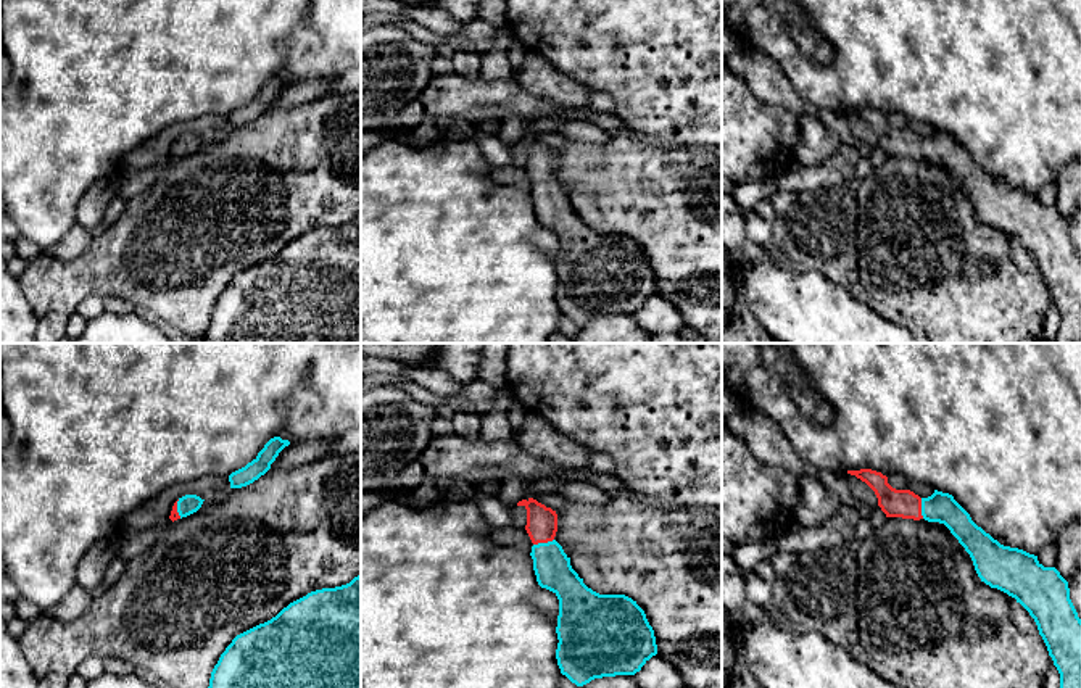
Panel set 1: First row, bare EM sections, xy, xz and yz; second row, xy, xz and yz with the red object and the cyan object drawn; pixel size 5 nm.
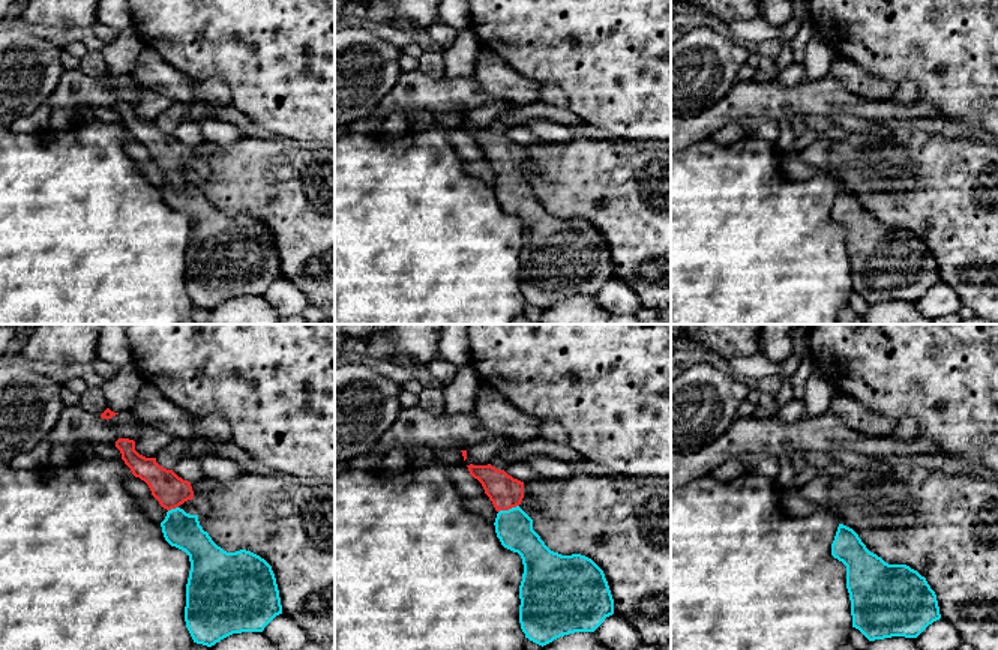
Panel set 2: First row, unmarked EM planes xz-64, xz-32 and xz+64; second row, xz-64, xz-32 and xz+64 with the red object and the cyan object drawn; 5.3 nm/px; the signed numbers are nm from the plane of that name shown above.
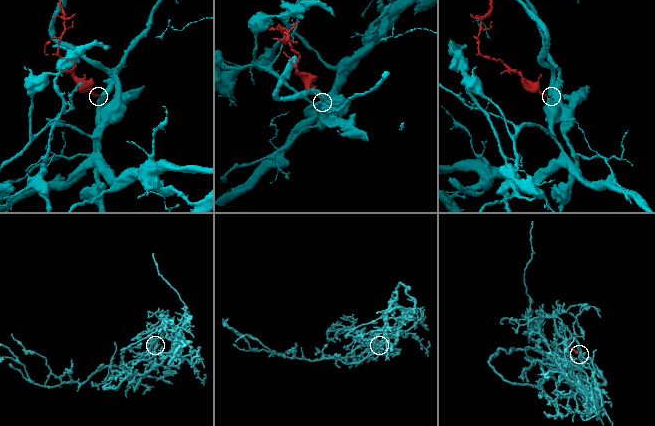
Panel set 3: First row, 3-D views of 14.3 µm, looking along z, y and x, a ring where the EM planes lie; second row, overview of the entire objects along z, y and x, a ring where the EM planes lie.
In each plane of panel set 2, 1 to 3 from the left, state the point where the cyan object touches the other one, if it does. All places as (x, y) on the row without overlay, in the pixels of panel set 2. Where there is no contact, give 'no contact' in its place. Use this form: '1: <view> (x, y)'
1: xz-64 (173, 171)
2: xz-32 (508, 173)
3: no contact

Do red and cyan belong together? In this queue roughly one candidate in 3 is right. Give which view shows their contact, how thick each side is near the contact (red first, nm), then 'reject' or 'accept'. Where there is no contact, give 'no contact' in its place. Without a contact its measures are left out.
meets red in xz; 160 nm thick on the red side, 180 nm on the other; accept

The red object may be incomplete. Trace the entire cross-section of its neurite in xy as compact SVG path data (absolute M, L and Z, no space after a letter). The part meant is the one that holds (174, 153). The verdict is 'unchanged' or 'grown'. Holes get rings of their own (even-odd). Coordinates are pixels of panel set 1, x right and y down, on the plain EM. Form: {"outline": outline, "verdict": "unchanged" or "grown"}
{"outline": "M185 134L179 137L172 145L169 158L174 161L197 151L201 147L203 140L205 139L197 134Z", "verdict": "grown"}

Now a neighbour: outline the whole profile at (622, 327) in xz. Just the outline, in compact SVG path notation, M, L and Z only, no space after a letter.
M633 314L594 317L580 325L575 343L651 343L651 334L636 325Z

